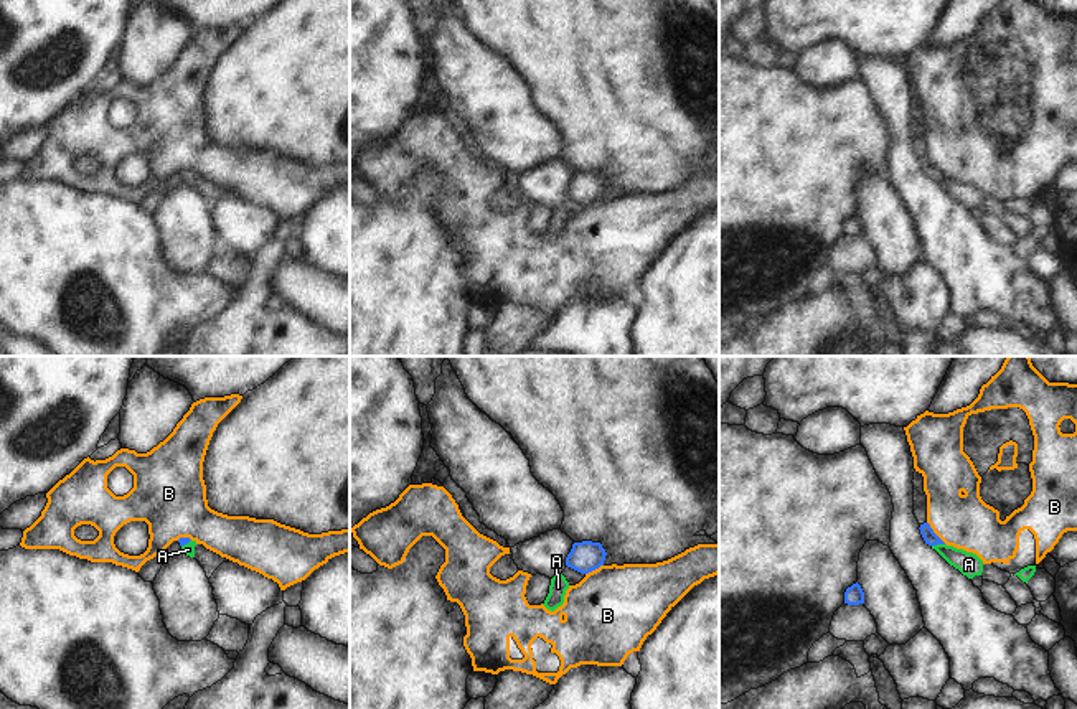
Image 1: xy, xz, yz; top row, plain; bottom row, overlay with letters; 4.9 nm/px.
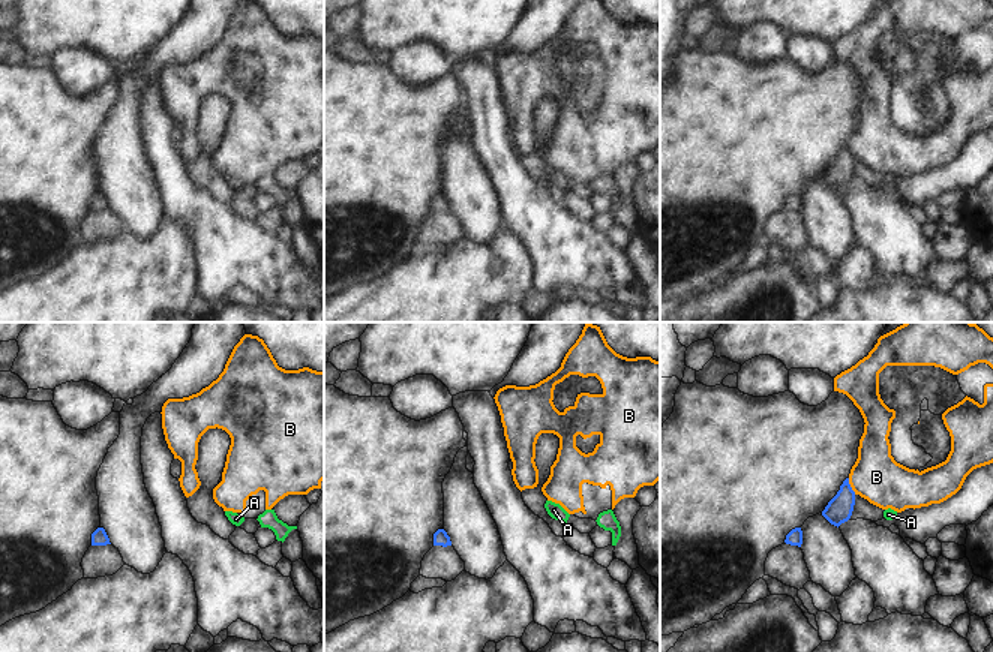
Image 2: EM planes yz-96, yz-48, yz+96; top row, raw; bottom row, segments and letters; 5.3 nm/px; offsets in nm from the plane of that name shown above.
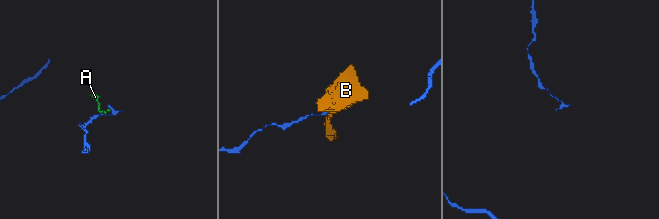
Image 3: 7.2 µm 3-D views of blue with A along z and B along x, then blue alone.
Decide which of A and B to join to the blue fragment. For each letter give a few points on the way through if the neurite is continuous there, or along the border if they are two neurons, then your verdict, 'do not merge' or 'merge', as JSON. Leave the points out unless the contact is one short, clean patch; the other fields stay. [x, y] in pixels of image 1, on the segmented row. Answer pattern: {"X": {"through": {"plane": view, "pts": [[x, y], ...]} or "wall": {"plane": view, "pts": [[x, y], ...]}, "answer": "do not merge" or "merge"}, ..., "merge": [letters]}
{"A": {"through": {"plane": "yz", "pts": [[931, 538], [937, 543], [968, 564]]}, "answer": "merge"}, "B": {"wall": {"plane": "yz", "pts": [[927, 521], [945, 543]]}, "answer": "do not merge"}, "merge": ["A"]}

